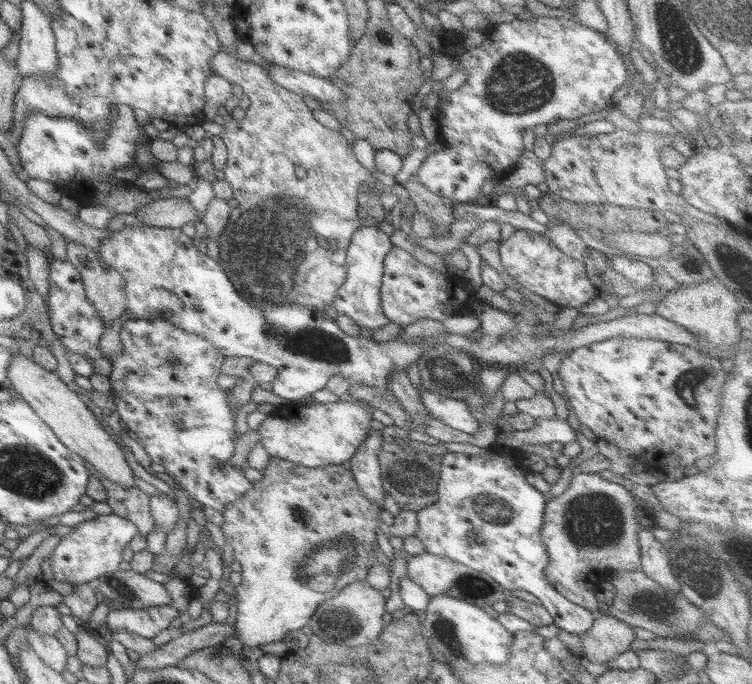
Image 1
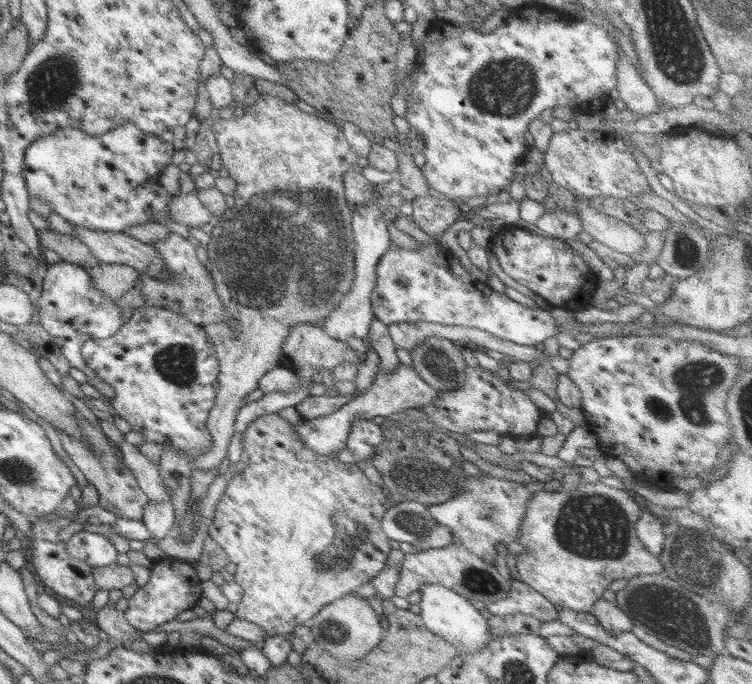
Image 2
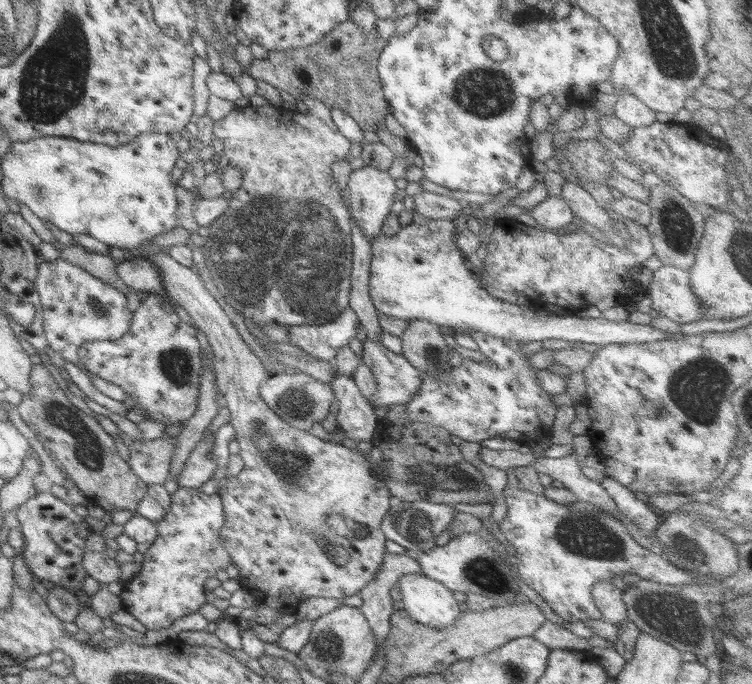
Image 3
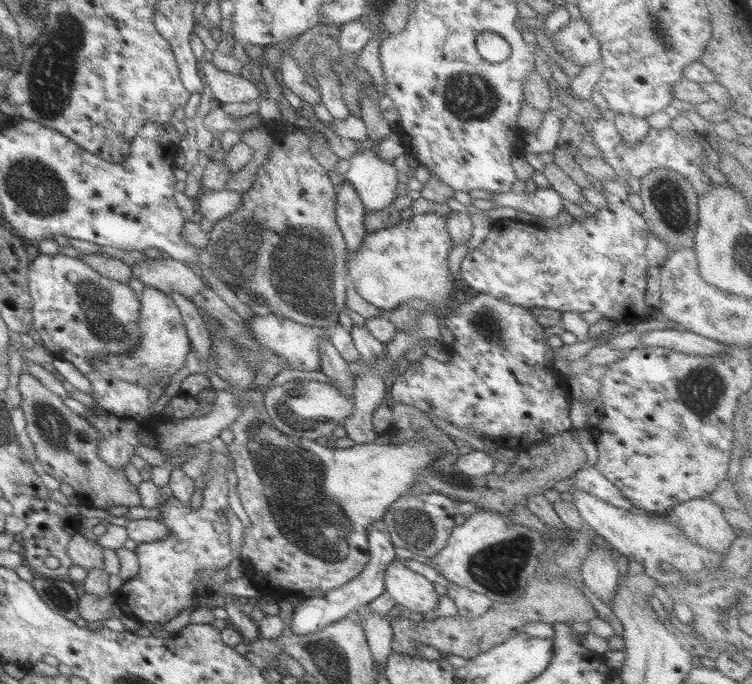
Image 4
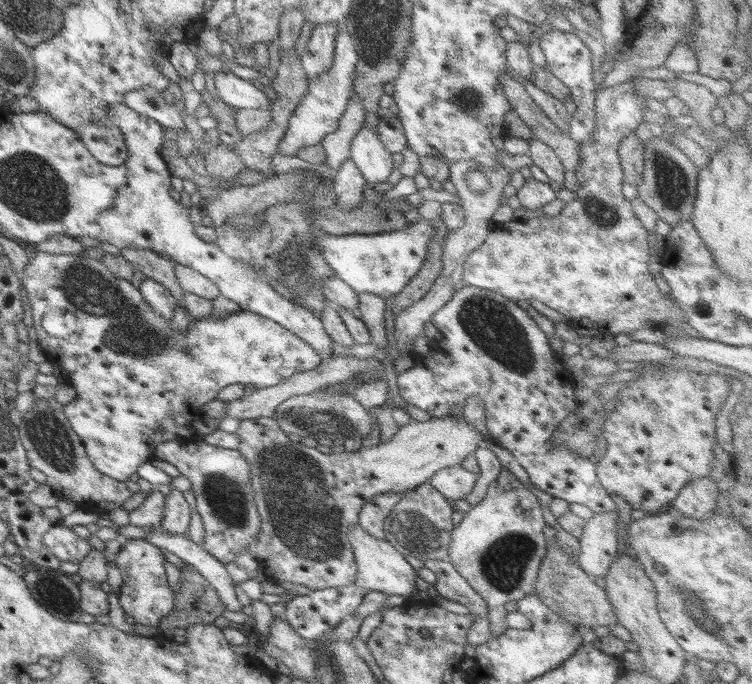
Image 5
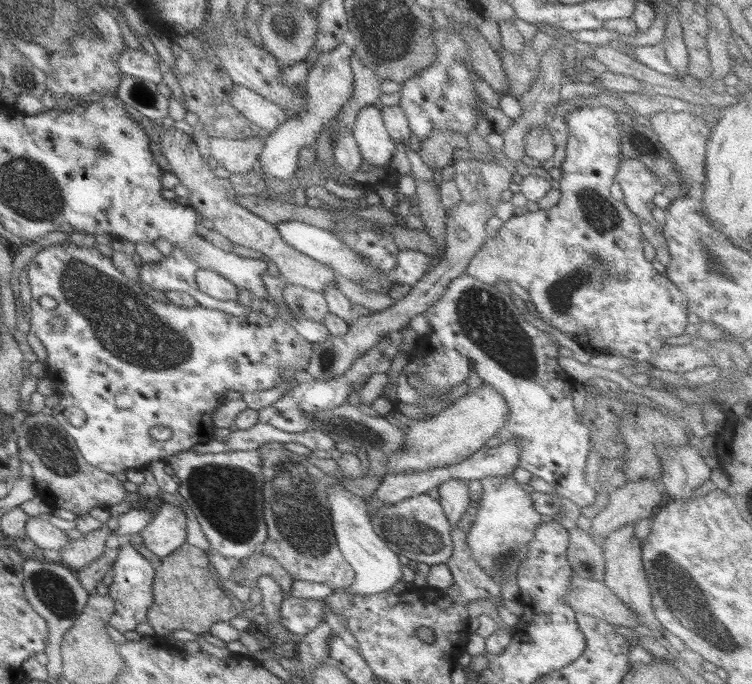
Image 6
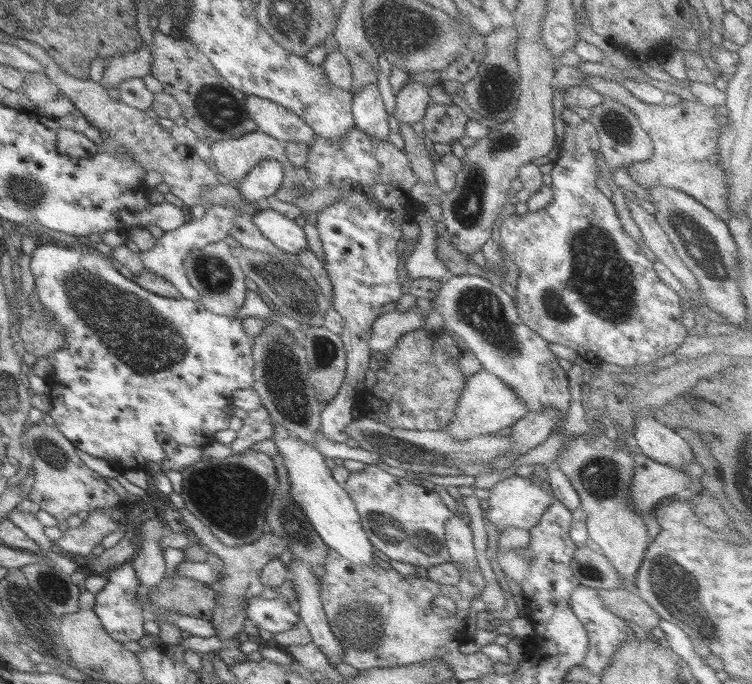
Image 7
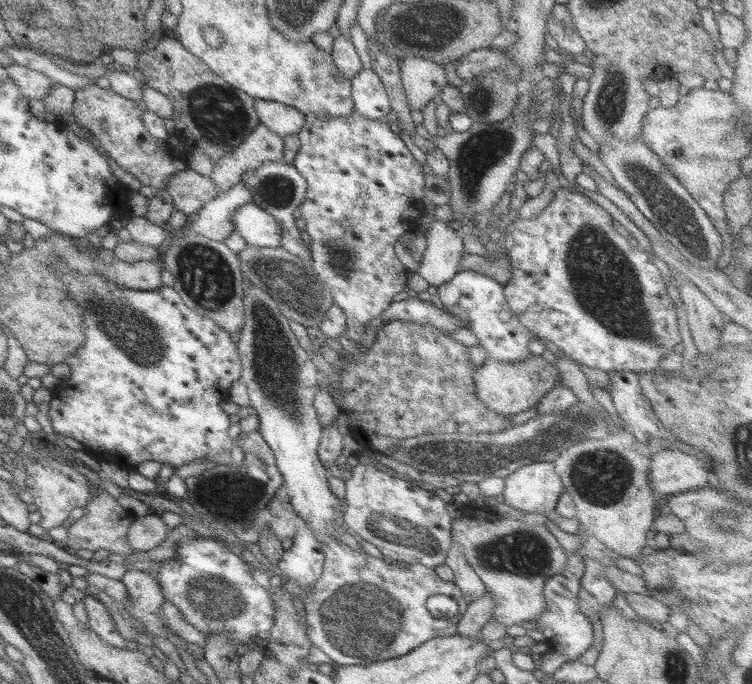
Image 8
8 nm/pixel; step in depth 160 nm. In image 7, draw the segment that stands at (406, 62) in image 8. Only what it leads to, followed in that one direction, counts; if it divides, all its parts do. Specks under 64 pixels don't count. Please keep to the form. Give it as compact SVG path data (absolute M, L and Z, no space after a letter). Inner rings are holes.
M409 83L395 94L393 118L399 125L411 125L420 122L425 108L432 102L429 99L429 87L421 83Z

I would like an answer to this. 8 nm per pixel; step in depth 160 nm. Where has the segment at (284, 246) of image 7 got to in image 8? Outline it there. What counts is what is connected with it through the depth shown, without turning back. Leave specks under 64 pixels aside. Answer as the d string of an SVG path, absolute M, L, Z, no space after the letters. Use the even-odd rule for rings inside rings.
M249 202L240 206L230 219L233 231L237 232L247 245L257 248L277 248L280 246L279 224L256 204Z

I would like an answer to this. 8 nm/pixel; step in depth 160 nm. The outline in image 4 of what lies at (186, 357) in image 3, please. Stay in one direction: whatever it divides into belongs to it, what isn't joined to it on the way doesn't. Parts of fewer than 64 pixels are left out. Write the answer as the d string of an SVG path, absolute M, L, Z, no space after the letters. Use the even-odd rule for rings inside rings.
M149 286L143 287L138 299L139 338L136 345L128 353L95 357L92 360L94 368L101 370L103 374L110 374L117 381L130 382L137 386L168 382L183 366L185 356L190 351L180 312L170 296Z

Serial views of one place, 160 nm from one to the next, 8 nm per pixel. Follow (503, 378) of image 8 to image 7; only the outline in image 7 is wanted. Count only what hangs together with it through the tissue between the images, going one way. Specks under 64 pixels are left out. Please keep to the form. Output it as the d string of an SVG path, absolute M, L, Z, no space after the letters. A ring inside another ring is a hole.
M479 370L466 378L461 390L454 415L451 420L442 426L442 431L453 438L475 438L481 434L497 433L501 428L511 426L525 413L524 404L507 384L503 384L494 374Z

